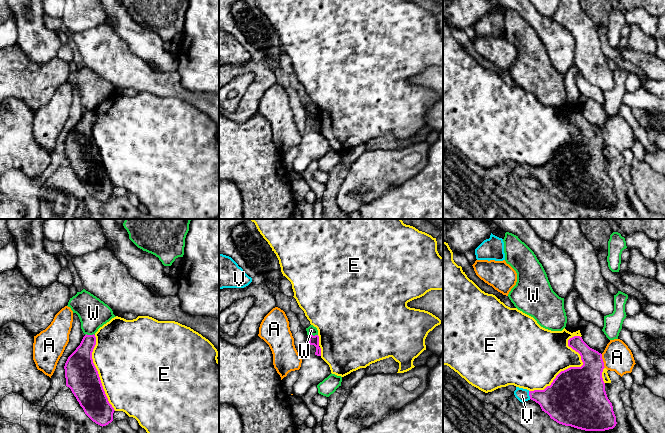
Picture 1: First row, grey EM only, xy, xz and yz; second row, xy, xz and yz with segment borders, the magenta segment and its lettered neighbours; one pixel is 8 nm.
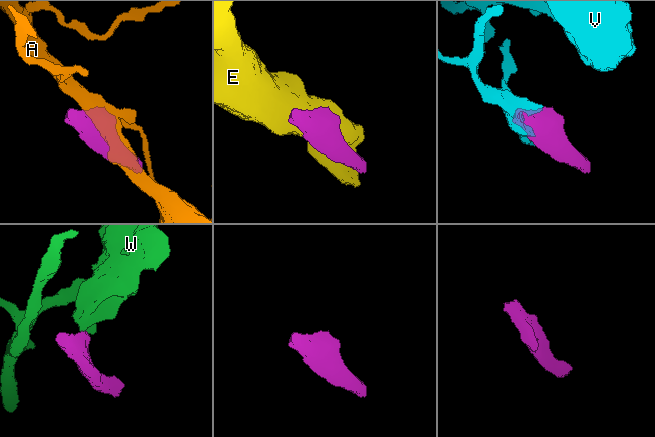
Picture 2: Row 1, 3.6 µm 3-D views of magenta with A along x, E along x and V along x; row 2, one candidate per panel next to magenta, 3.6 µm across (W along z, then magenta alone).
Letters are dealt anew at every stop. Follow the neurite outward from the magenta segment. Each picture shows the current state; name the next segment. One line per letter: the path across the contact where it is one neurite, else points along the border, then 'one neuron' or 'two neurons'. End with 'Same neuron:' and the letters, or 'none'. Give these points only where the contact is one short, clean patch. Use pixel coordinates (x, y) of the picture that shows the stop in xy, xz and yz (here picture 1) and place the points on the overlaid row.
A: along yz (601, 354), (605, 367) | two neurons
E: two neurons
V: two neurons
W: along xy (94, 334), (85, 335) | two neurons
Same neuron: none

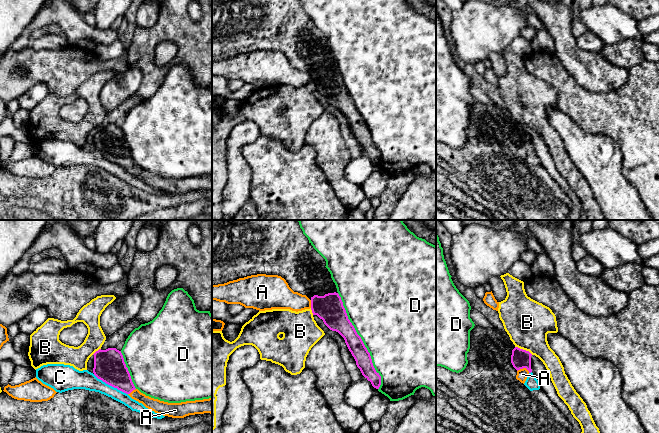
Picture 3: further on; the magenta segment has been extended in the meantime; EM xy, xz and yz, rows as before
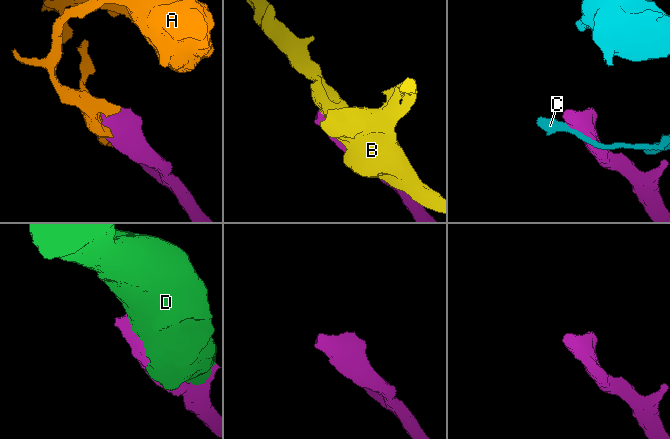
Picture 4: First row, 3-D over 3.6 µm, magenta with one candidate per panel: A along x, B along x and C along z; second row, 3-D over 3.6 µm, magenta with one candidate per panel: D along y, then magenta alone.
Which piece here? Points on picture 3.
A: two neurons
B: along yz (515, 346), (528, 350), (532, 354) | two neurons
C: two neurons
D: two neurons
Same neuron: none

